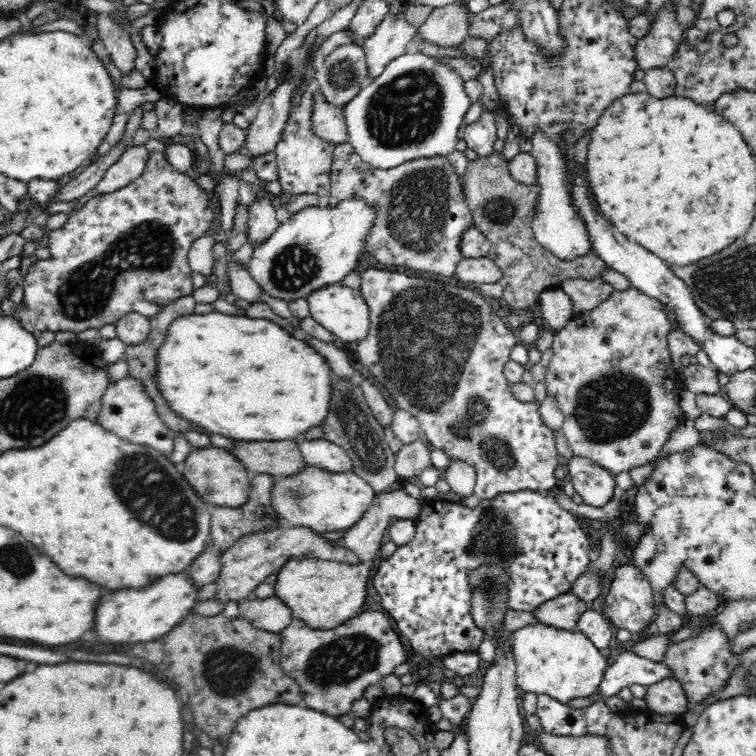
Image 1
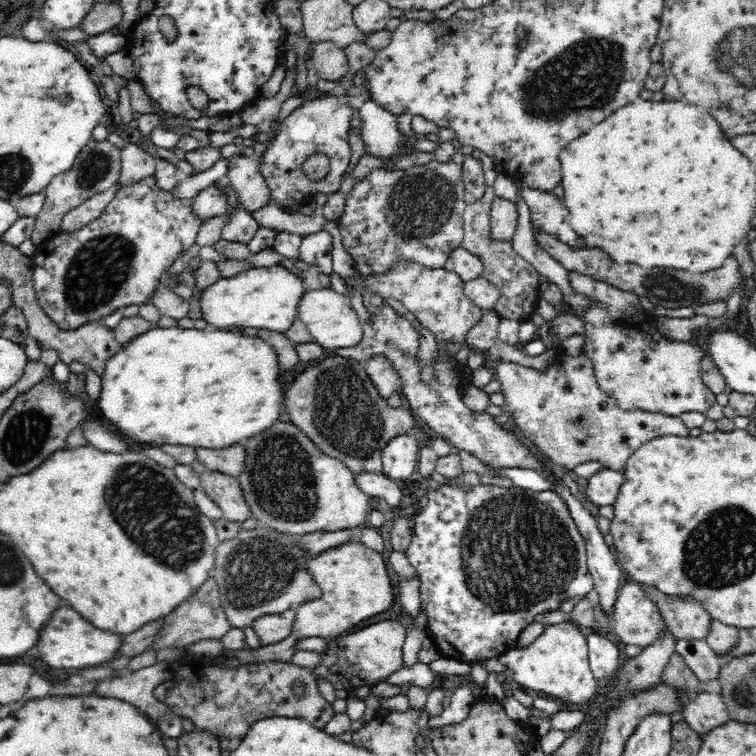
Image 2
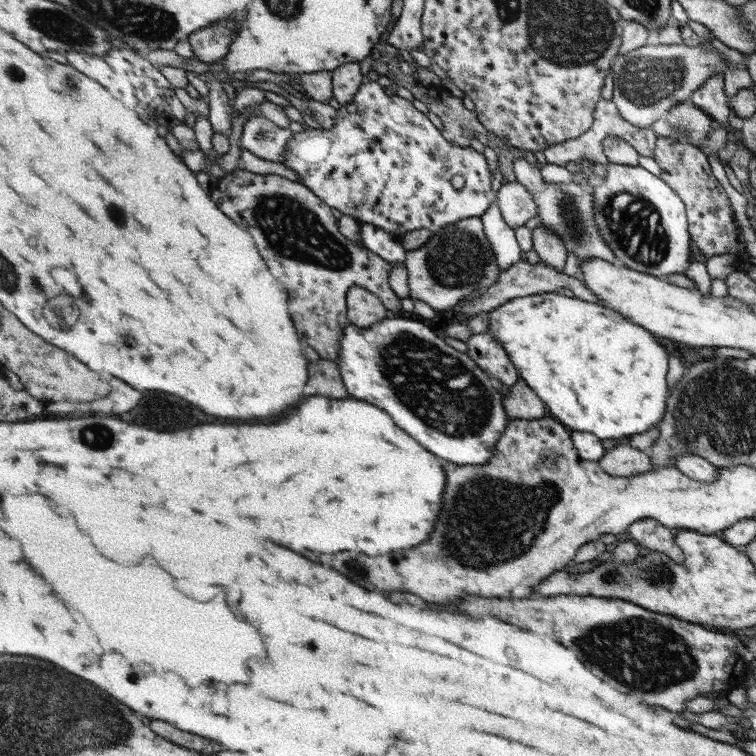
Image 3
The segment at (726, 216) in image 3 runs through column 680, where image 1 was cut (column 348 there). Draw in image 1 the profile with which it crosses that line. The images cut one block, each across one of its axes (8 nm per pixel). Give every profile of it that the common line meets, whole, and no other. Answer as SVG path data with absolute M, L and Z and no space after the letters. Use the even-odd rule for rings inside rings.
M346 142L336 148L330 180L330 208L354 196L364 198L376 208L374 226L366 238L366 252L382 262L380 268L406 266L410 270L440 274L440 278L456 276L456 268L464 260L460 242L464 232L474 226L474 216L466 204L462 178L456 176L456 168L448 158L408 160L408 164L392 170L374 170Z

